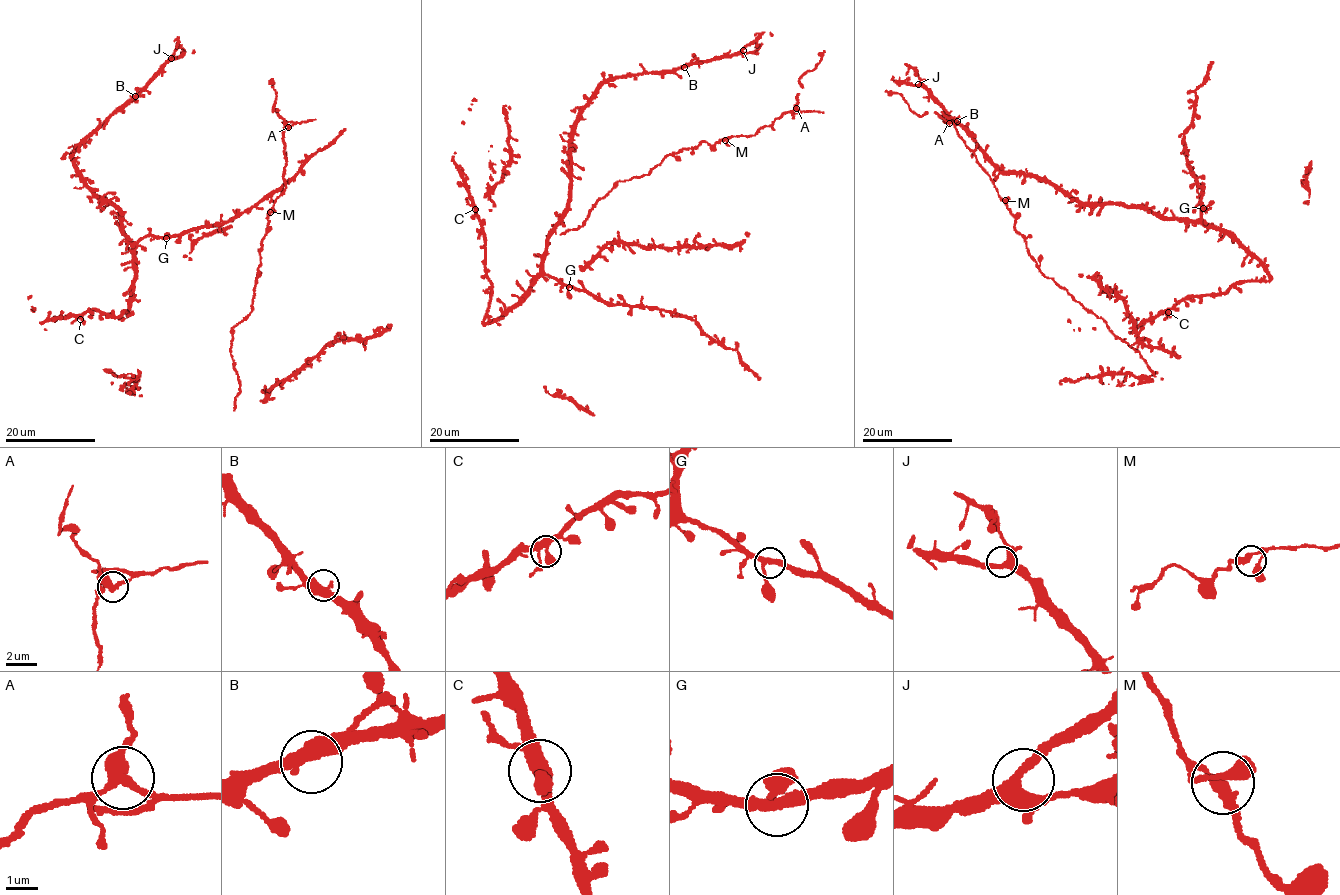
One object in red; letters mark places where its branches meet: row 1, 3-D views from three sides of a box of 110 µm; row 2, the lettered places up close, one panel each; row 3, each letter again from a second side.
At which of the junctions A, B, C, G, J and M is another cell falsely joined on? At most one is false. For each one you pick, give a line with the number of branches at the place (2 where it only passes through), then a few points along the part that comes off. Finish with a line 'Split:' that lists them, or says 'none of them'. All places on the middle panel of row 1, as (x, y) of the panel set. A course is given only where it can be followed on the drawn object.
A: Branches: 3. Course of the part to remove: (797, 109), (823, 113)
Split: A

